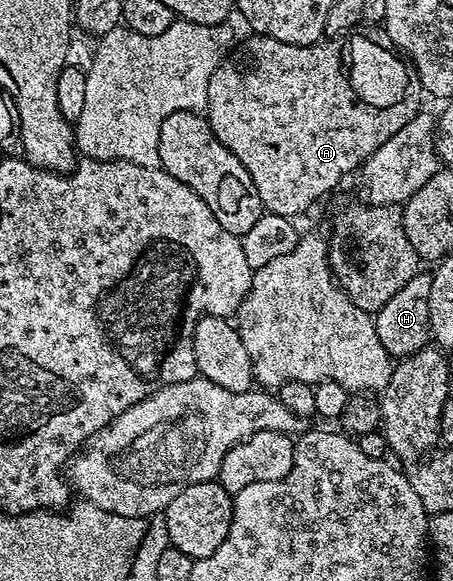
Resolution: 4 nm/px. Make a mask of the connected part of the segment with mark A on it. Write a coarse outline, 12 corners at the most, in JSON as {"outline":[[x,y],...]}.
{"outline":[[356,30],[251,34],[209,78],[221,146],[299,218],[421,110]]}

